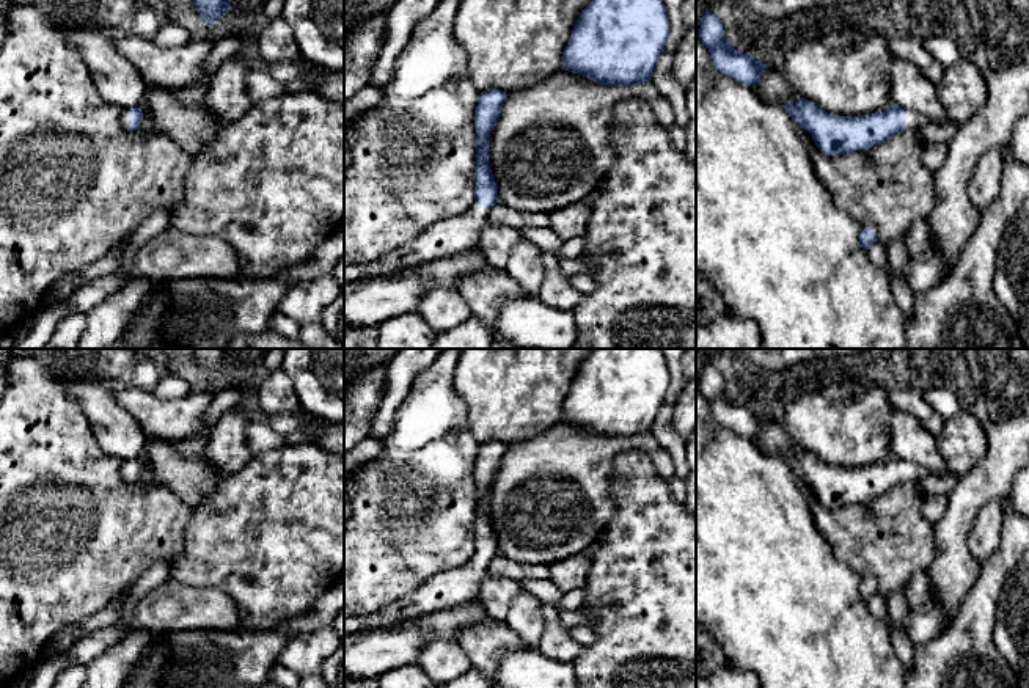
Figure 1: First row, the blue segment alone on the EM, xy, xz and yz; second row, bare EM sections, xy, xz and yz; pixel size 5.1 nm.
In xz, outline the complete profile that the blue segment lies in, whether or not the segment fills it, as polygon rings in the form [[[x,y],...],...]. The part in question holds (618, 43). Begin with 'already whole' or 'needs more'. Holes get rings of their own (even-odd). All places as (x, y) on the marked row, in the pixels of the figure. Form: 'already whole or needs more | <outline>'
already whole | [[[592,0],[575,20],[561,69],[605,86],[650,82],[668,36],[661,0]]]

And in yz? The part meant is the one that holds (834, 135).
needs more | [[[801,97],[795,104],[787,102],[784,105],[784,110],[789,113],[789,116],[796,126],[800,126],[801,129],[811,134],[815,146],[825,156],[842,156],[842,154],[861,151],[888,140],[891,135],[900,130],[914,130],[924,124],[930,124],[930,121],[925,116],[916,113],[911,108],[902,108],[899,105],[892,105],[886,112],[875,112],[859,116],[839,116],[820,110],[814,102]]]

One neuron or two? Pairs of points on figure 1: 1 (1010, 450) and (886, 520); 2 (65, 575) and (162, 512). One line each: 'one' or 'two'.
1: two
2: one

